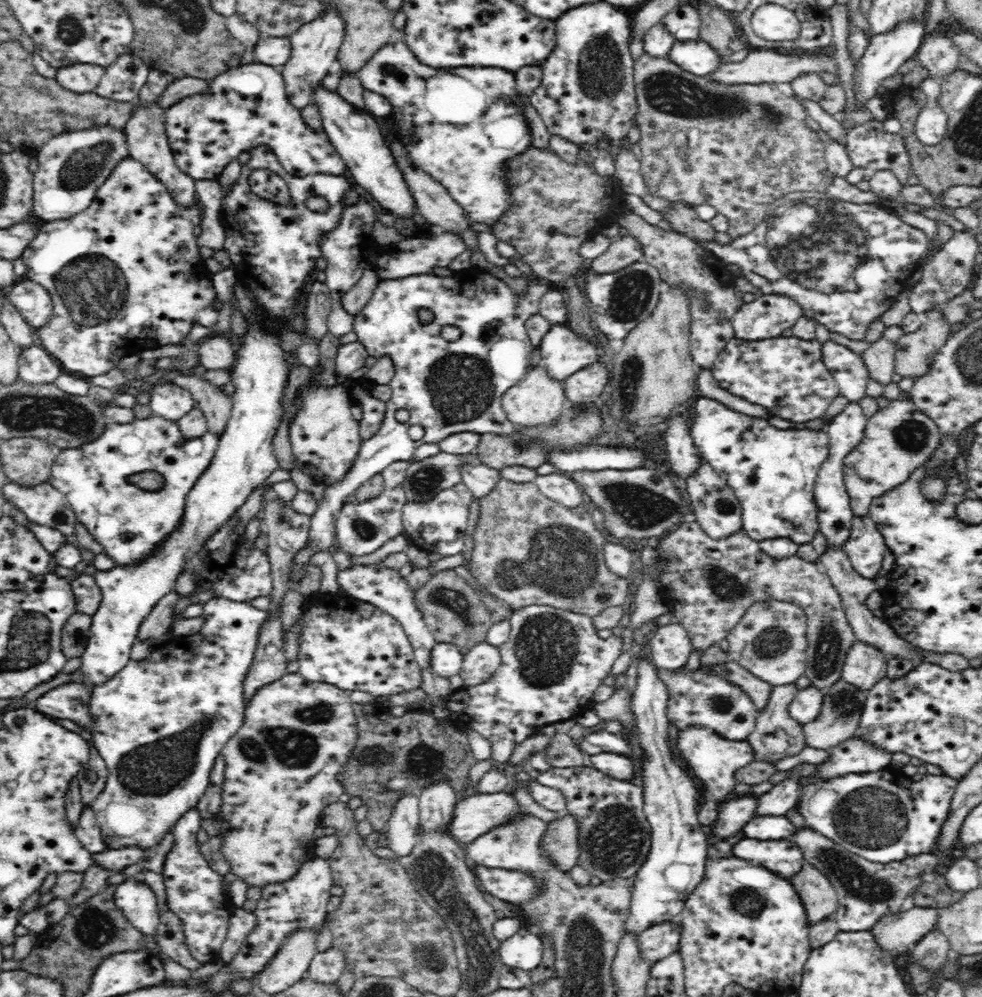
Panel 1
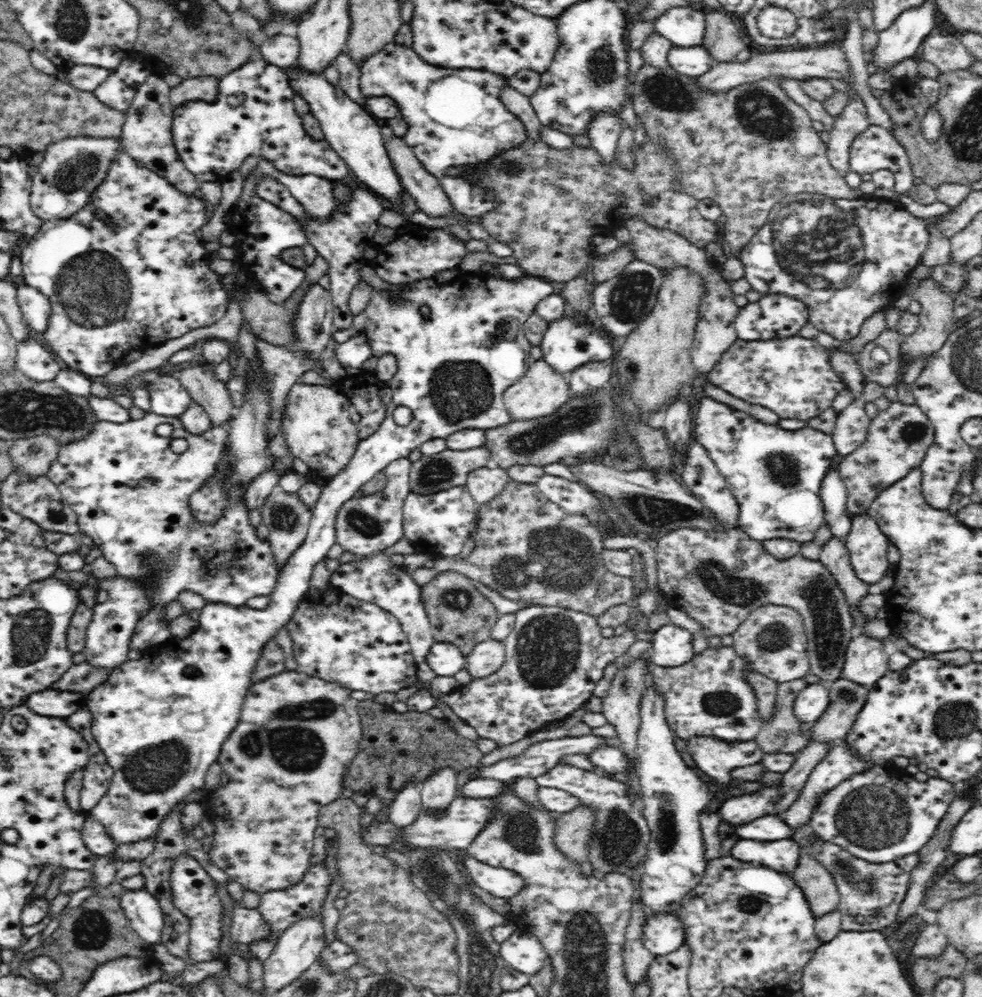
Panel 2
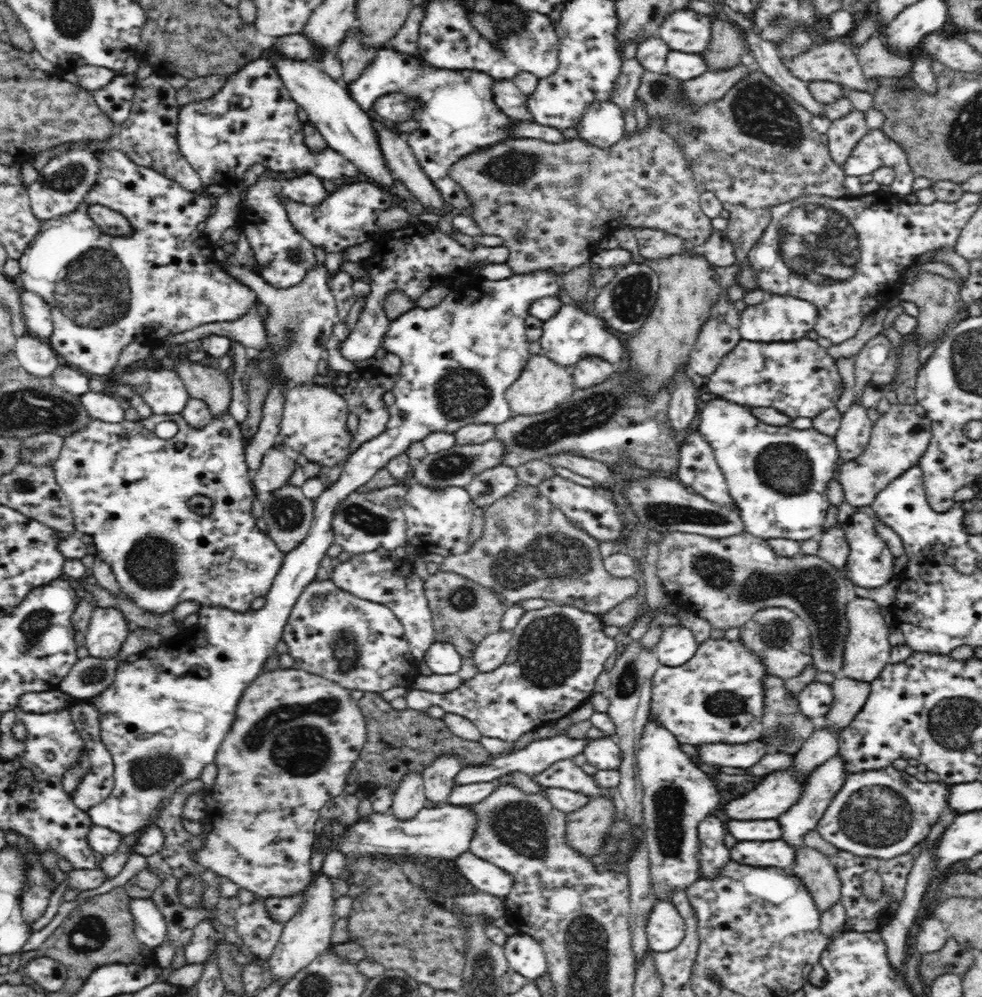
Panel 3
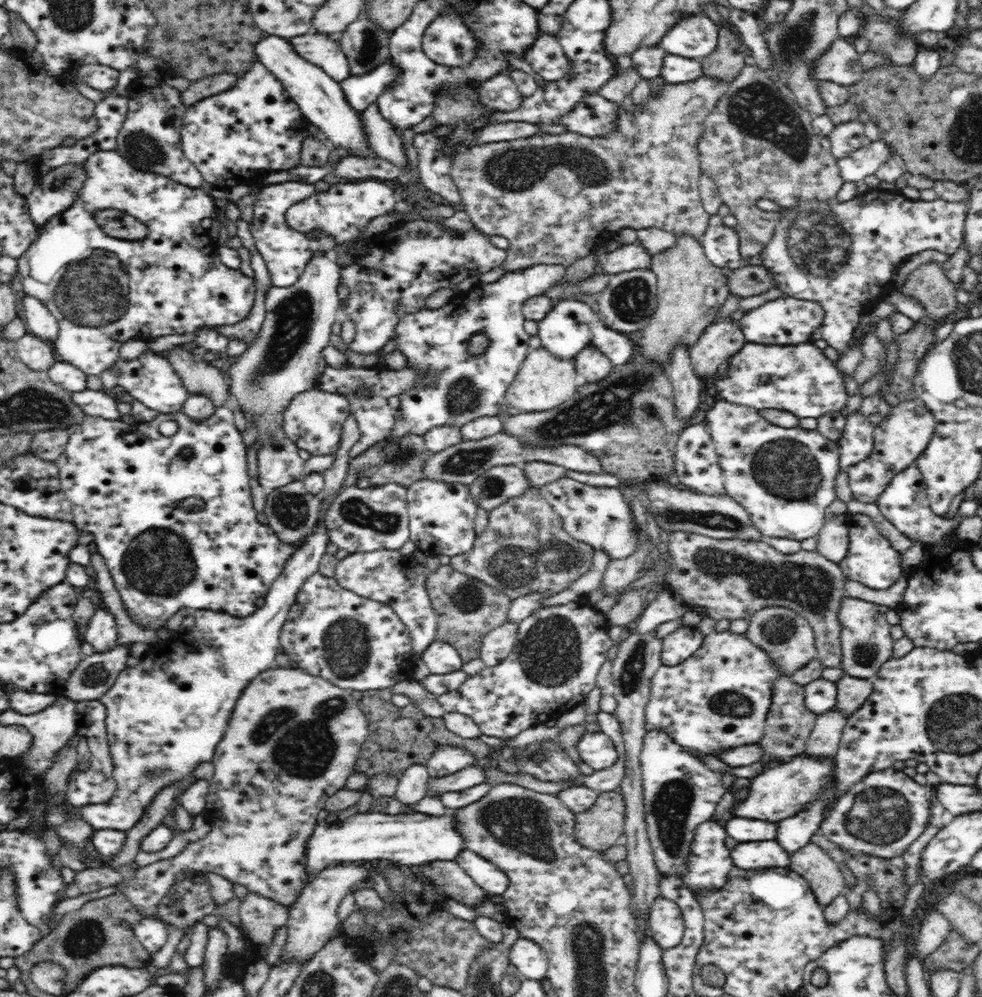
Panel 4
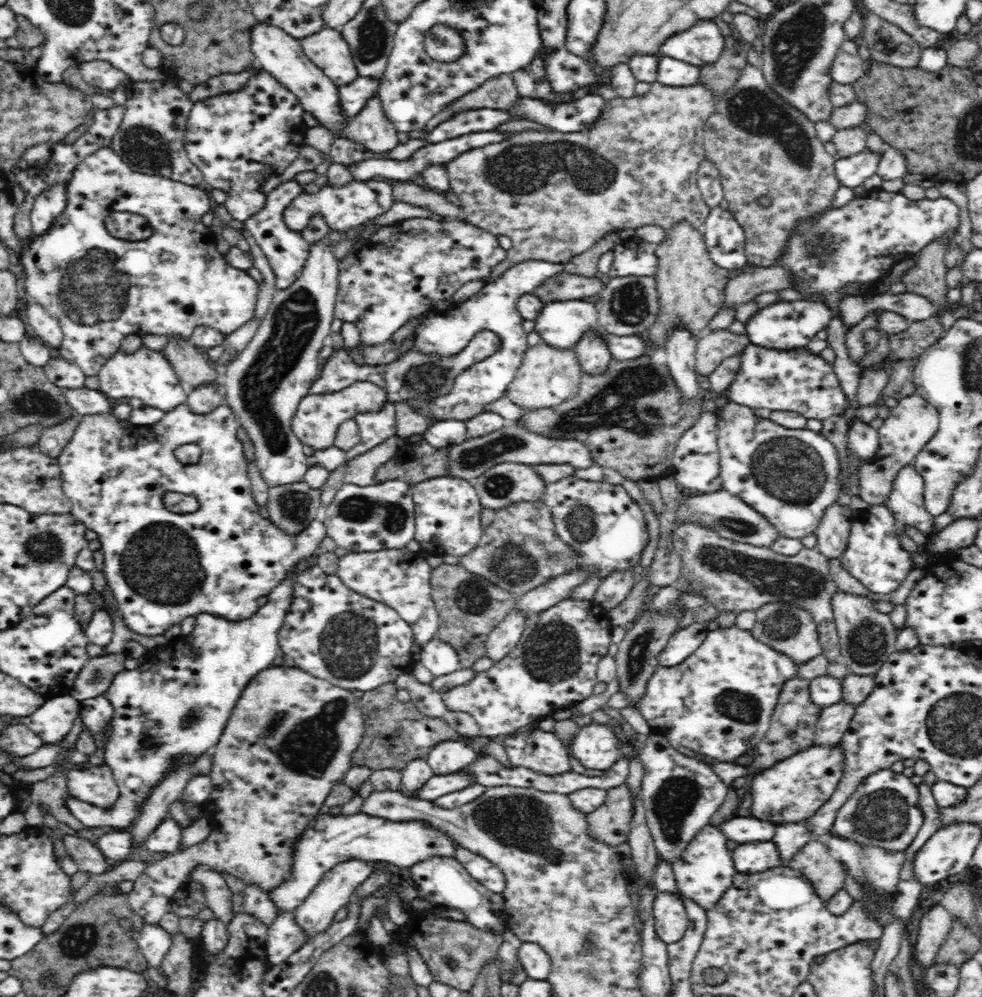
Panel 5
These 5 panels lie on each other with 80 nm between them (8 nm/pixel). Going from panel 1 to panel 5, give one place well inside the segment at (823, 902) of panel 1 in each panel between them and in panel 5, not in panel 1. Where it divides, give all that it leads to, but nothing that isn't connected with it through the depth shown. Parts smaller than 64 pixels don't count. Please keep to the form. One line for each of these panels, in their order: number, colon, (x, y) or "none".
2: (817, 884)
3: (816, 871)
4: (826, 881)
5: (814, 861)

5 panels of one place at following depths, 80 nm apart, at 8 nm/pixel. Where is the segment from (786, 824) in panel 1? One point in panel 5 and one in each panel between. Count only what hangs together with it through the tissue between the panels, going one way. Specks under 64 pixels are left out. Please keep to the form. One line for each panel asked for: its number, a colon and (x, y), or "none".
2: (766, 828)
3: (762, 829)
4: (741, 829)
5: (741, 830)

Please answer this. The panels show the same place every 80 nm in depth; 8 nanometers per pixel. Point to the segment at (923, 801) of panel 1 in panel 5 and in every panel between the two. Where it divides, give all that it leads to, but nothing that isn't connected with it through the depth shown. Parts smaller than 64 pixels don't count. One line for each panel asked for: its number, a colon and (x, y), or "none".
2: (881, 815)
3: (882, 814)
4: (881, 815)
5: (884, 810)

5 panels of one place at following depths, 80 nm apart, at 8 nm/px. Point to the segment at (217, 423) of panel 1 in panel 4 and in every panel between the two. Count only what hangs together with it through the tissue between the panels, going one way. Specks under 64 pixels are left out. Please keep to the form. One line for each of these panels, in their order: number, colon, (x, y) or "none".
2: (204, 388)
3: (205, 383)
4: (199, 377)

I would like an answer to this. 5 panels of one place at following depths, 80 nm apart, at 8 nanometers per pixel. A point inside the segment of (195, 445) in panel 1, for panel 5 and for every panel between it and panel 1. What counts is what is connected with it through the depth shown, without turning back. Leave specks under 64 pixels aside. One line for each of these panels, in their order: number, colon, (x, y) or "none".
2: (130, 492)
3: (128, 489)
4: (124, 482)
5: (161, 566)

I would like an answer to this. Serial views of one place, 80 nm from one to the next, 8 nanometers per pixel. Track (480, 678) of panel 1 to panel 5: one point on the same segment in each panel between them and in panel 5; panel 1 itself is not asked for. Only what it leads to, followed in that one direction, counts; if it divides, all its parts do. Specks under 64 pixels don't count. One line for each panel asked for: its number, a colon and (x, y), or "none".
2: (487, 657)
3: (492, 651)
4: (498, 643)
5: (507, 633)

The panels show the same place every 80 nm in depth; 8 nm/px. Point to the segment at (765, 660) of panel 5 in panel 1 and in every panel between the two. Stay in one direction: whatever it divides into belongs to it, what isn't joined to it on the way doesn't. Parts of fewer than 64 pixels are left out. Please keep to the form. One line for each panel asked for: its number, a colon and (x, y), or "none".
1: (702, 698)
2: (709, 696)
3: (716, 697)
4: (717, 700)

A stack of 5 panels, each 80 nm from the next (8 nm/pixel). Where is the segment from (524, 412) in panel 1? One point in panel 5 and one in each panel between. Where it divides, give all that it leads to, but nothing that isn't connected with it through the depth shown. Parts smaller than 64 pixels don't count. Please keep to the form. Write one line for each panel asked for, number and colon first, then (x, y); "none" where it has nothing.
2: (541, 391)
3: (543, 385)
4: (544, 381)
5: (547, 377)

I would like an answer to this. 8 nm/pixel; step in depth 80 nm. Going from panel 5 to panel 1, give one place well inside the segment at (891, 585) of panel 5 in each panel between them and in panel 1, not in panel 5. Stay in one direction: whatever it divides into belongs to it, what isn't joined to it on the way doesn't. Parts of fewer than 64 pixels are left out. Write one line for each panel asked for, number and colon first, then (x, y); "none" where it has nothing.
1: (865, 548)
2: (867, 545)
3: (870, 564)
4: (870, 560)

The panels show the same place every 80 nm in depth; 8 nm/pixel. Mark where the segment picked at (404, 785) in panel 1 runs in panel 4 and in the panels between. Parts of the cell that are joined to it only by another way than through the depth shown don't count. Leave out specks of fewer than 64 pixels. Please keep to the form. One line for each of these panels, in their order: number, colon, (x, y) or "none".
2: (396, 747)
3: (398, 741)
4: (397, 738)

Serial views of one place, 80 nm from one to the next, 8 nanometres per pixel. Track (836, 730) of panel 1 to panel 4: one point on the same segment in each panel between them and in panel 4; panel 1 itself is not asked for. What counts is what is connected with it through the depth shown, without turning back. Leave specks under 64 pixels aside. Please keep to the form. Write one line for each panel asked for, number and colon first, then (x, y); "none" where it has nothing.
2: (846, 698)
3: (849, 696)
4: (852, 693)

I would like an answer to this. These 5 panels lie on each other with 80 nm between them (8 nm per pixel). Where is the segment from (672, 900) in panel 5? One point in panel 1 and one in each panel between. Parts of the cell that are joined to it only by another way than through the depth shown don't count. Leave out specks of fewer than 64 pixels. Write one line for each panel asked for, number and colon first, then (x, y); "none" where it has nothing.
1: (661, 940)
2: (663, 933)
3: (665, 930)
4: (666, 924)

